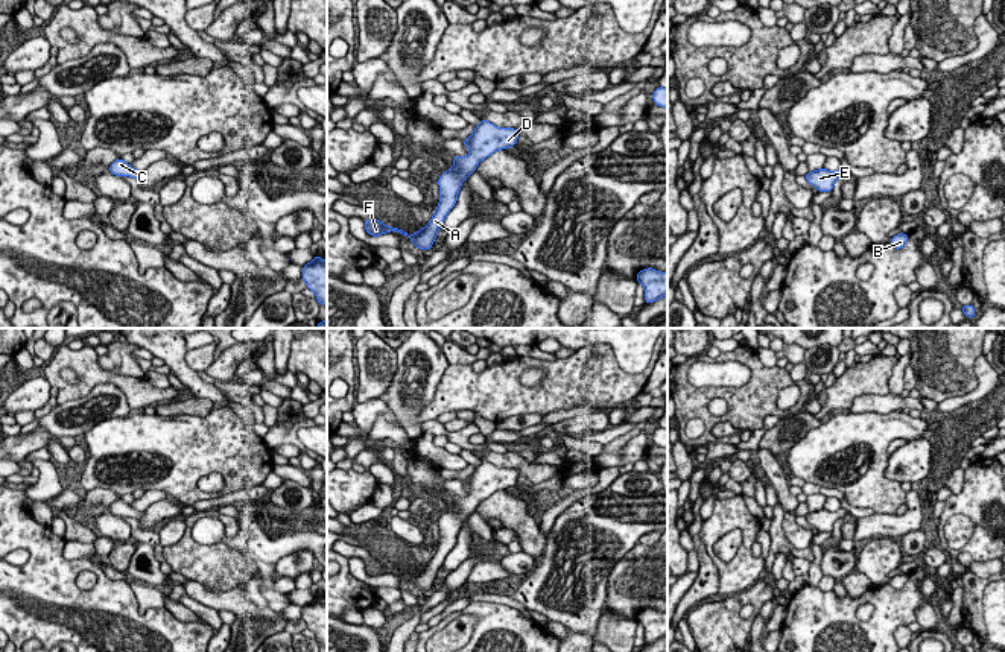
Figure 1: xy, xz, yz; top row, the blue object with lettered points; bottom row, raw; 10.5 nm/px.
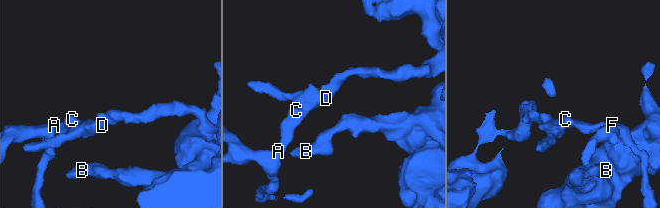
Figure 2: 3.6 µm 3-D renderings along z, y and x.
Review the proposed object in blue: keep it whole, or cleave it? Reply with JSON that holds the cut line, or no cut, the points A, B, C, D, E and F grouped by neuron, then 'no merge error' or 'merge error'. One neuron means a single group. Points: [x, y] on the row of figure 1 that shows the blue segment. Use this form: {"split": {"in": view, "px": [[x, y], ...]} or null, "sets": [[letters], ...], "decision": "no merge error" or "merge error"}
{"split": null, "sets": [["A", "B", "C", "D", "E", "F"]], "decision": "no merge error"}

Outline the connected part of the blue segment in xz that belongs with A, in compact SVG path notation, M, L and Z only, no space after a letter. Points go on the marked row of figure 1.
M480 119L482 123L474 128L473 134L464 140L464 146L470 147L467 157L455 155L453 167L438 178L439 196L436 211L432 216L430 222L415 234L407 234L397 226L388 226L379 219L366 220L363 219L365 229L369 236L379 237L385 233L397 231L403 236L407 236L409 240L420 249L427 251L432 248L438 229L444 223L449 211L455 207L458 201L458 193L462 187L462 182L476 170L477 164L490 157L491 154L515 146L518 138L518 129L515 128L497 128L485 119Z

